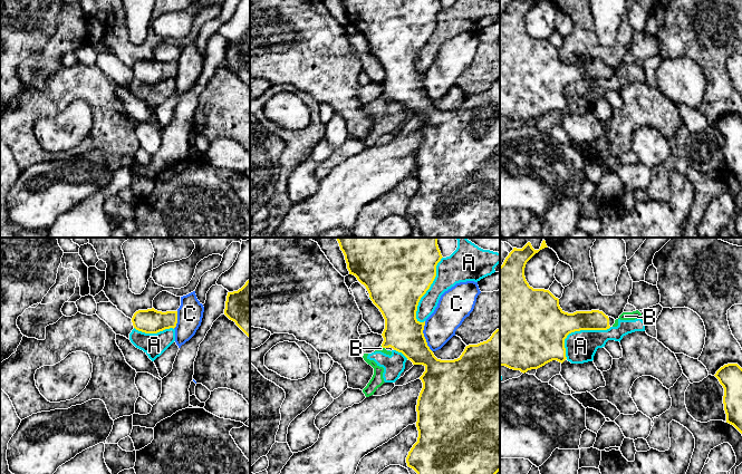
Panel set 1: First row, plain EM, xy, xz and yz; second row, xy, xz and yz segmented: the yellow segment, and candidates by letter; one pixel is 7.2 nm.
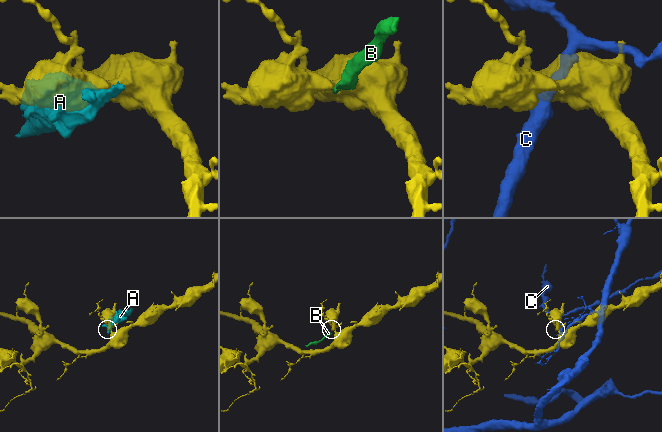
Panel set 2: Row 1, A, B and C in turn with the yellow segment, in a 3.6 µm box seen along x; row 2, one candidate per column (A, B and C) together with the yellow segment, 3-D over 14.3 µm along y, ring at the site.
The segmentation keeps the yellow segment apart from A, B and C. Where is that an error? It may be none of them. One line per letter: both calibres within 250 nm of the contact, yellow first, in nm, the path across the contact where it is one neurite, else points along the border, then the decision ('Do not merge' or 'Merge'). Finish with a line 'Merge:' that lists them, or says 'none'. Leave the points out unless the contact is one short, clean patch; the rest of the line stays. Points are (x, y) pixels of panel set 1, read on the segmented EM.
A: Thickness 500 nm (yellow) against 200 nm. Do not merge
B: Thickness 280 nm (yellow) against 40 nm. Boundary: xz (381, 346), (384, 348). Do not merge
C: Thickness 280 nm (yellow) against 220 nm. Do not merge
Merge: none

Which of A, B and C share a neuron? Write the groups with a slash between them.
A B / C

